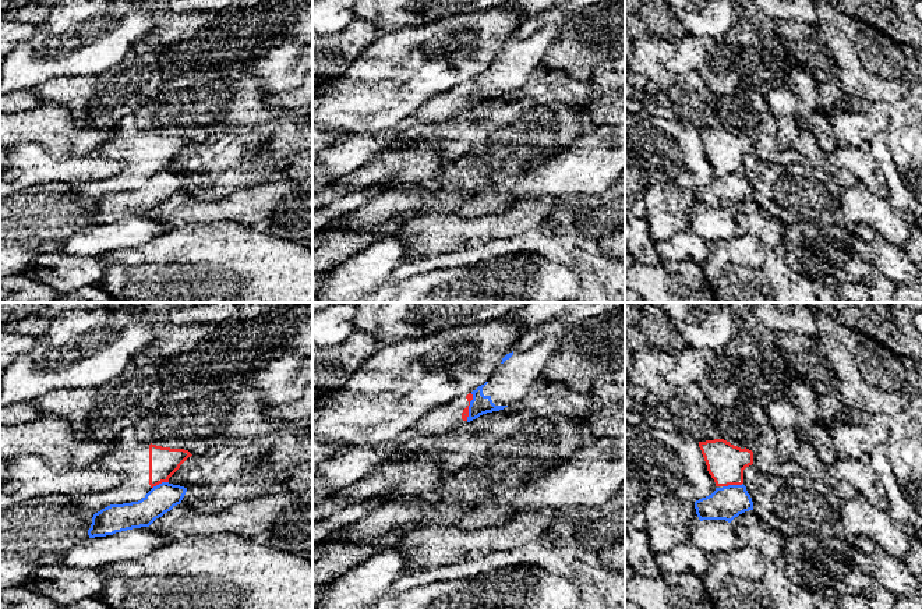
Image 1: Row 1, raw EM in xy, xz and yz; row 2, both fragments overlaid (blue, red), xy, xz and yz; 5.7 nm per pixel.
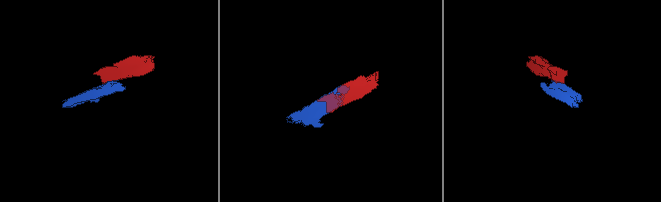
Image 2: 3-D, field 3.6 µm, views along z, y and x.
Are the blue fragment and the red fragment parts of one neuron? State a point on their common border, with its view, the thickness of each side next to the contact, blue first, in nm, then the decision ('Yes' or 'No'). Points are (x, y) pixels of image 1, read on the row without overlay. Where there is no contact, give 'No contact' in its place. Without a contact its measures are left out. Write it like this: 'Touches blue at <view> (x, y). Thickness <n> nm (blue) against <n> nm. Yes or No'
Touches blue at xz (469, 95). Thickness 120 nm (blue) against 50 nm. No

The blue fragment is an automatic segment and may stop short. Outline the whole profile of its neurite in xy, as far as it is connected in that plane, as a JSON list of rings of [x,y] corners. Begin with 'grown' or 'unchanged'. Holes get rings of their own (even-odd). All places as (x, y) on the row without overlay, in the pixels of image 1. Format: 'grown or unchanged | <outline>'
unchanged | [[[162,170],[153,174],[141,188],[110,192],[92,205],[89,226],[149,215],[156,206],[180,192],[187,176]]]

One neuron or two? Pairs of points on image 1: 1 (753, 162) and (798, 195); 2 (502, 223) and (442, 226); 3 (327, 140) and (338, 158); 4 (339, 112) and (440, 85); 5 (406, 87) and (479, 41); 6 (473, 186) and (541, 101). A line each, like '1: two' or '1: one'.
1: one
2: one
3: two
4: one
5: one
6: one

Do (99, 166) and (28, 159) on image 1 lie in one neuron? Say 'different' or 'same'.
same

